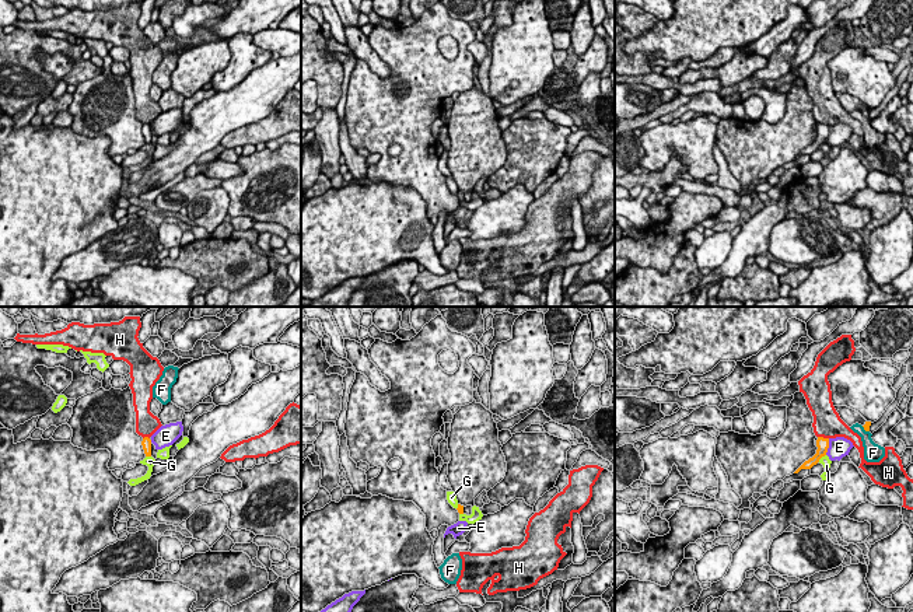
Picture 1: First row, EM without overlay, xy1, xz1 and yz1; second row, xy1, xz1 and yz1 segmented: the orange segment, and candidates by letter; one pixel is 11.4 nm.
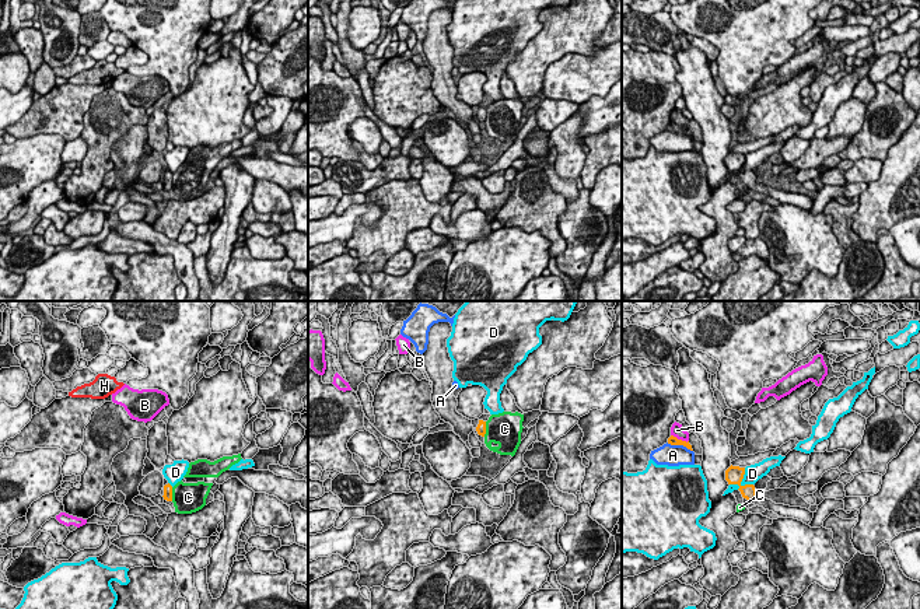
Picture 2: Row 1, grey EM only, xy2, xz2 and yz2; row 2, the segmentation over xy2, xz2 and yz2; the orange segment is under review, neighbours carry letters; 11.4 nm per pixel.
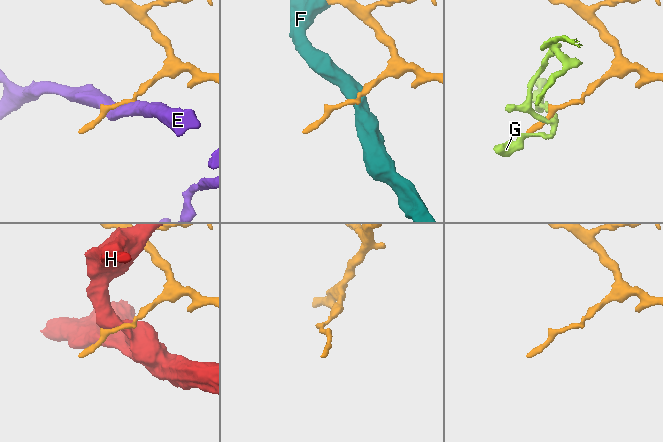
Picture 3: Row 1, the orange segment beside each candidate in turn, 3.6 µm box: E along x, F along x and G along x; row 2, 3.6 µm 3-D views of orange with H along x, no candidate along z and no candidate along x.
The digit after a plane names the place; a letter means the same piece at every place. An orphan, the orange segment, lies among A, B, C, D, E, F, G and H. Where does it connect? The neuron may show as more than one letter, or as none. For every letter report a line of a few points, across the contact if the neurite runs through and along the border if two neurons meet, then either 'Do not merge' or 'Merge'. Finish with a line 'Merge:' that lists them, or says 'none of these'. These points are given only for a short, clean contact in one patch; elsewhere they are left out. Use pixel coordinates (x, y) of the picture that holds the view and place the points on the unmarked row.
A: Do not merge
B: Do not merge
C: Line: xz2 (486, 108), (486, 119), (483, 122). Do not merge
D: Do not merge
E: Do not merge
F: Do not merge
G: Do not merge
H: Line: yz1 (818, 122), (828, 125). Do not merge
Merge: none of these

